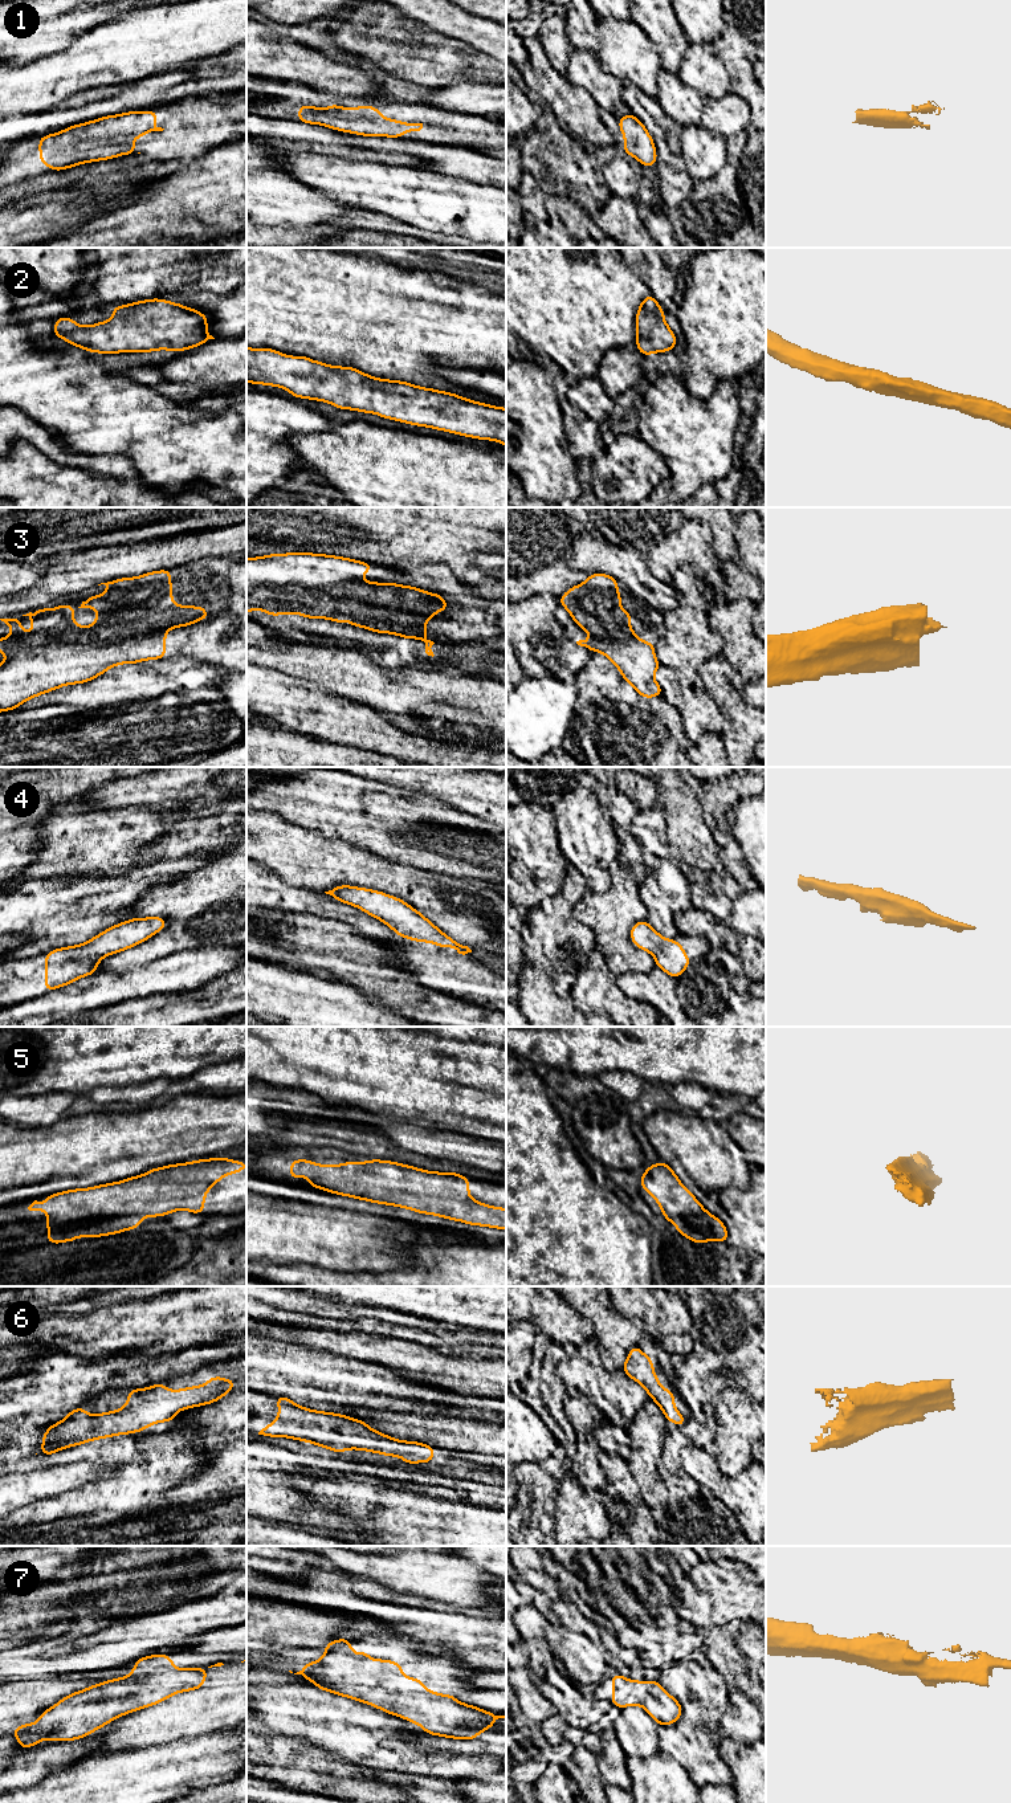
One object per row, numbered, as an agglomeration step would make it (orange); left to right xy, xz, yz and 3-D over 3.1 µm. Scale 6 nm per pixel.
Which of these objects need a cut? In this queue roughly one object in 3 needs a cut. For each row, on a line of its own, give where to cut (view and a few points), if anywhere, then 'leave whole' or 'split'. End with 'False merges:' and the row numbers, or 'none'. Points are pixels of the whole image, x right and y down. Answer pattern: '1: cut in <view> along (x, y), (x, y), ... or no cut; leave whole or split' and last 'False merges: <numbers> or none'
1: no cut; leave whole
2: no cut; leave whole
3: no cut; leave whole
4: no cut; leave whole
5: no cut; leave whole
6: no cut; leave whole
7: no cut; leave whole
False merges: none

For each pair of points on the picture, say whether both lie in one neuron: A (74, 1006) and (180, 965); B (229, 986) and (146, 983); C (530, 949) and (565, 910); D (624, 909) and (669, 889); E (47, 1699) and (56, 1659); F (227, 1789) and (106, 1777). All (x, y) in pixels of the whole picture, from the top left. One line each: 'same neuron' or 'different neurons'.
A: same neuron
B: different neurons
C: same neuron
D: different neurons
E: different neurons
F: different neurons

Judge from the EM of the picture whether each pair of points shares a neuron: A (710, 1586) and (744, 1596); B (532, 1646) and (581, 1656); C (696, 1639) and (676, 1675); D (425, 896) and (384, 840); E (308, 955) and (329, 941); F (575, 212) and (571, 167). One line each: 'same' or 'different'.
A: same
B: same
C: different
D: different
E: same
F: different

